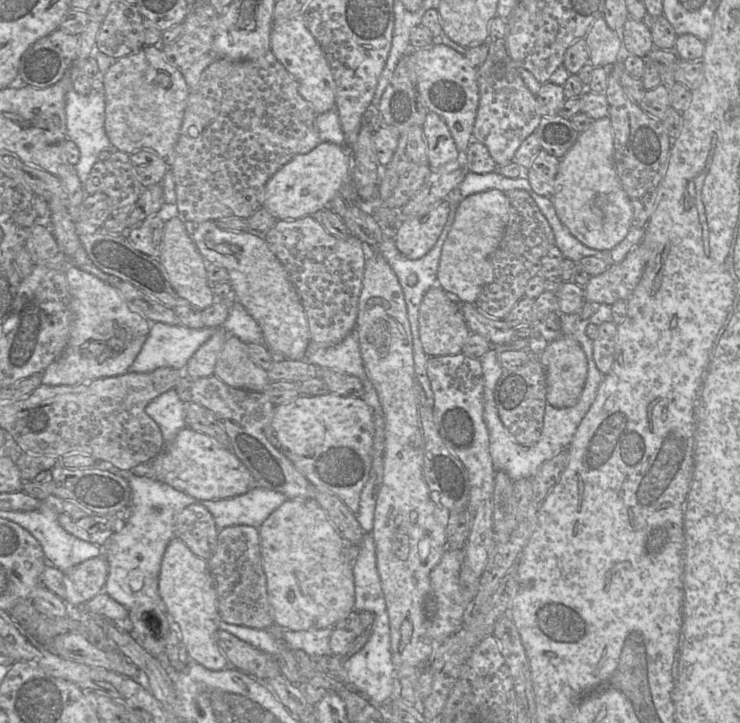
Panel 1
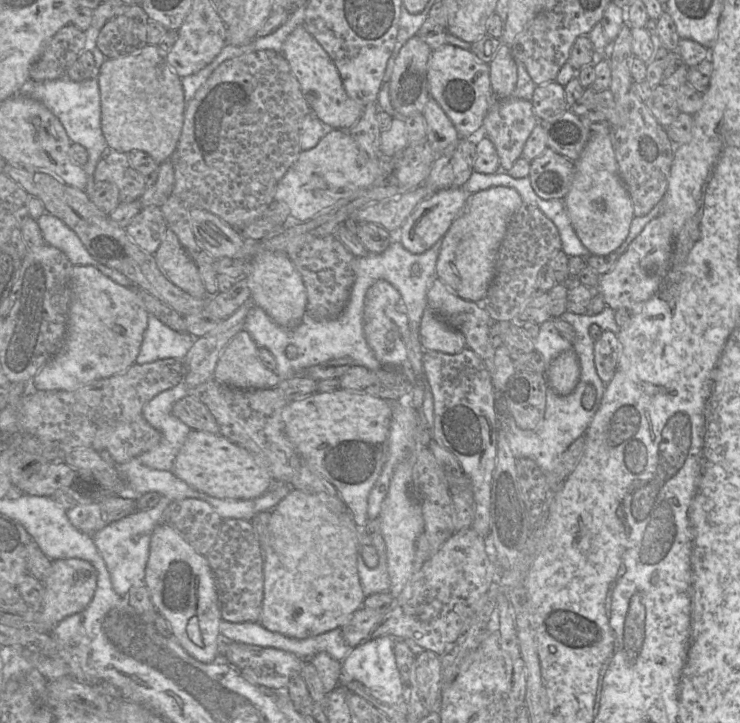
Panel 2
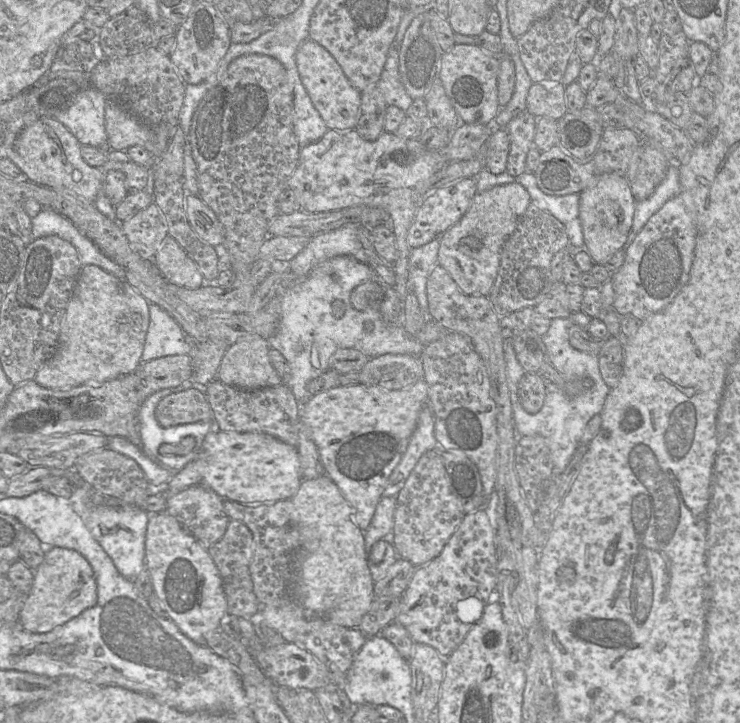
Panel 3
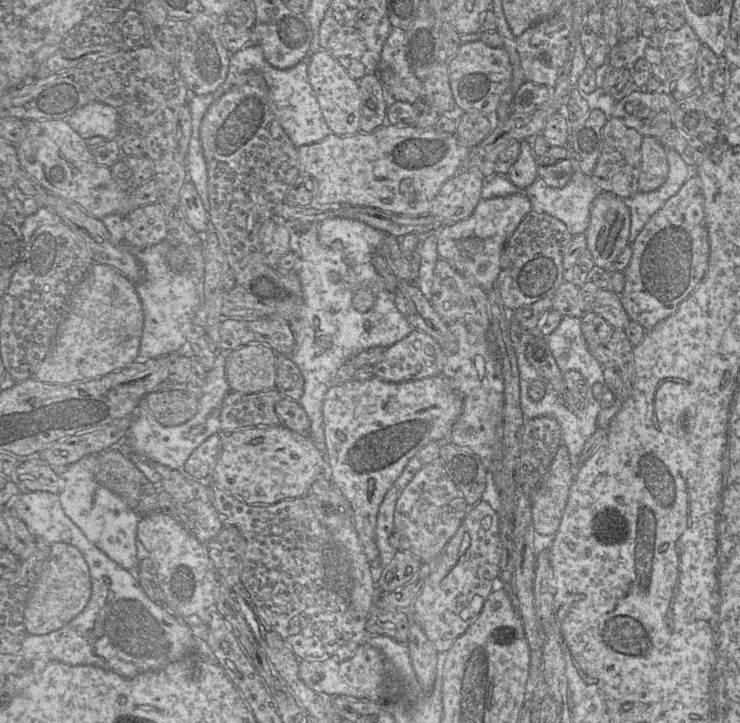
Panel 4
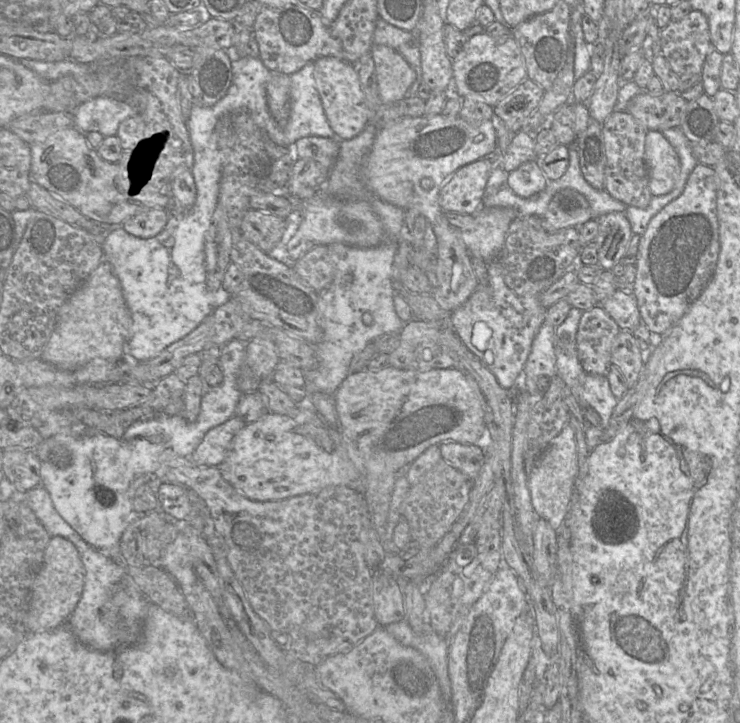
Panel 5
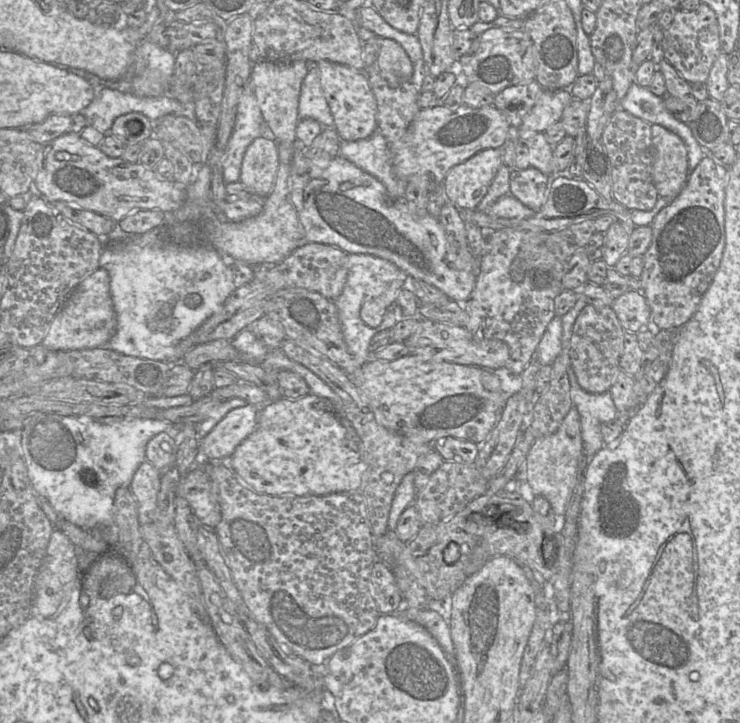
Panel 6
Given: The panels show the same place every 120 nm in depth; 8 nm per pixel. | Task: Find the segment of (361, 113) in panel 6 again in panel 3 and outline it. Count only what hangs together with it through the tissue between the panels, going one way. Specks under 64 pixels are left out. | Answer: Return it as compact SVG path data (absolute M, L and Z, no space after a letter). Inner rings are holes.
M308 38L297 49L296 66L300 80L328 130L353 130L360 117L361 92L350 83L334 57Z

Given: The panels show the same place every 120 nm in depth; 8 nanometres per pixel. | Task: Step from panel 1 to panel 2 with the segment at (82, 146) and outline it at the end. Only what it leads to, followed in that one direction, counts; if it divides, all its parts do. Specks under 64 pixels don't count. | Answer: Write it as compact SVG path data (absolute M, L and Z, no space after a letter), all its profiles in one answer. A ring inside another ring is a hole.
M67 76L43 82L26 82L21 94L31 97L46 106L61 122L72 143L79 143L88 152L88 162L83 166L87 174L85 192L88 197L93 194L94 172L102 158L102 152L108 145L101 128L101 99L97 78L75 82Z

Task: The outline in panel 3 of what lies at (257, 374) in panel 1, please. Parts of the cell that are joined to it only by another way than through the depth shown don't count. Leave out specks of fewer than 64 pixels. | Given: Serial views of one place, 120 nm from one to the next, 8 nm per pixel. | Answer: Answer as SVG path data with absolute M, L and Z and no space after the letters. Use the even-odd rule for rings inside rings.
M247 335L229 346L217 372L217 379L243 390L283 384L269 359L270 346L258 335Z

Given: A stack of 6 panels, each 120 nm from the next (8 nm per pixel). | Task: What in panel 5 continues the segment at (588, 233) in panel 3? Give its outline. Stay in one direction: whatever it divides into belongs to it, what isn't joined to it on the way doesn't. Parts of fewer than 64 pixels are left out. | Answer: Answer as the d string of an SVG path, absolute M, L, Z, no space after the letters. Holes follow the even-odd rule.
M610 212L592 219L597 219L599 224L597 237L594 239L598 245L598 265L604 270L610 270L619 262L627 249L633 235L631 225L624 212Z

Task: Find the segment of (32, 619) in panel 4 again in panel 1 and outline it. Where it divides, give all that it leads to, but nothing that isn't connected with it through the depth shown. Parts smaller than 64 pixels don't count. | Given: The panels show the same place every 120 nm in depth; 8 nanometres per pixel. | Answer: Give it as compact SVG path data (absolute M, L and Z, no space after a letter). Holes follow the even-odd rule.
M101 555L86 560L65 573L65 601L71 606L80 606L104 591L109 564L106 557Z

